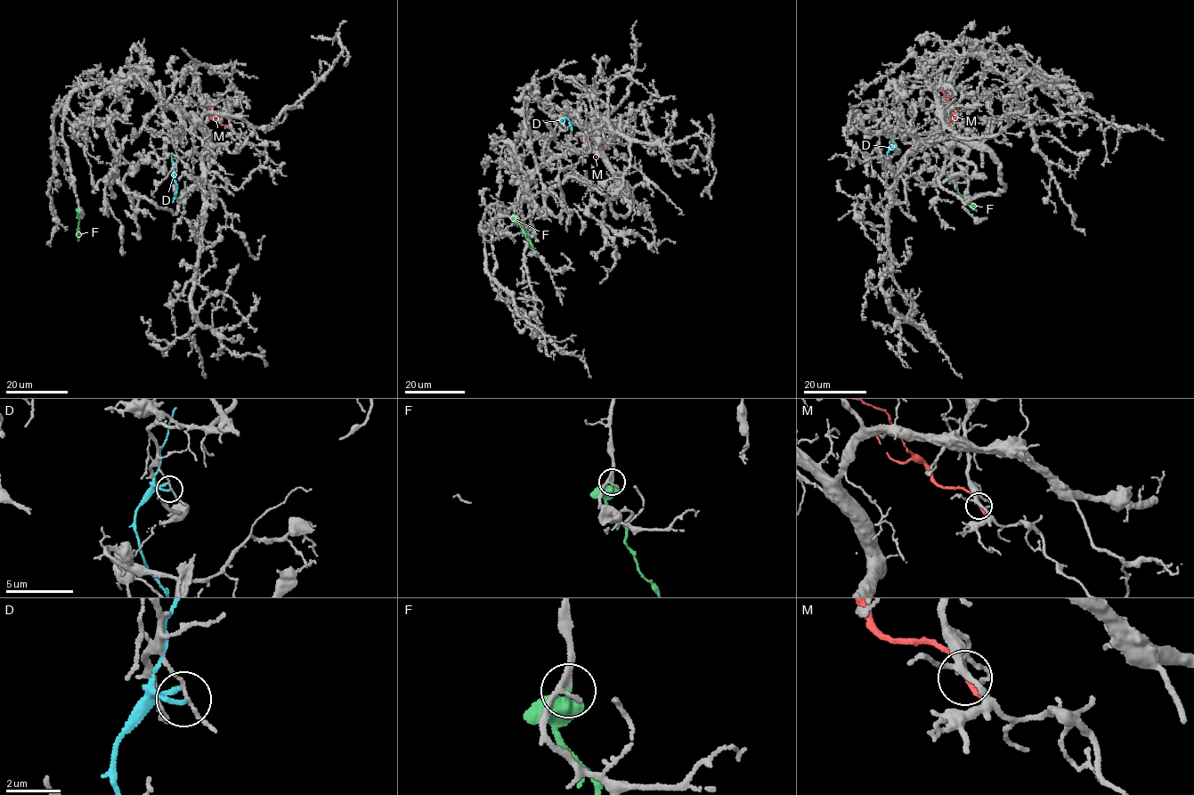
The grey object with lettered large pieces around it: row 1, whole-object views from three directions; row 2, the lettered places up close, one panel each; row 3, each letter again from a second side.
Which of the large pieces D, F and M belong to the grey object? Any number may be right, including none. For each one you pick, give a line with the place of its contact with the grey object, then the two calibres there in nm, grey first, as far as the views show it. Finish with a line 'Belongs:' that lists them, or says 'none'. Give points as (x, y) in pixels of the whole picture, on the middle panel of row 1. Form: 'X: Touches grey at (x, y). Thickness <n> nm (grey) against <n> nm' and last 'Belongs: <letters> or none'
F: Touches grey at (513, 218). Thickness 180 nm (grey) against 420 nm
Belongs: F

